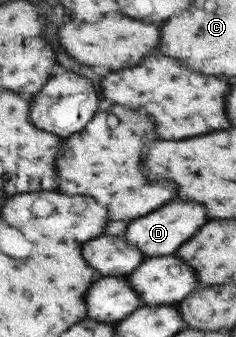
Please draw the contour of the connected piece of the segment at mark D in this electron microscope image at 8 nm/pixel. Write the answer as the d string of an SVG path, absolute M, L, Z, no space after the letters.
M172 200L143 217L129 220L123 238L129 244L137 246L144 257L169 255L177 251L185 241L189 241L210 220L205 212L205 205L199 205L197 200L187 200L187 203L185 200Z

